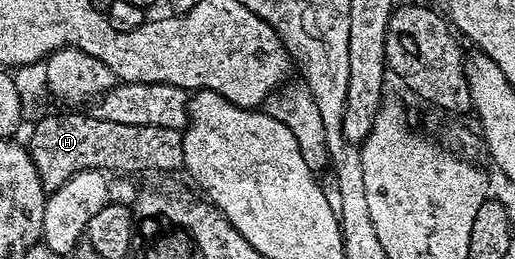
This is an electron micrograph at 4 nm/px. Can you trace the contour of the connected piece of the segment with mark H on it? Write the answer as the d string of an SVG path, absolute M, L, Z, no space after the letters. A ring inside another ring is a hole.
M92 114L49 115L37 123L33 136L27 142L29 155L39 169L39 181L46 193L59 189L80 171L122 171L133 175L136 171L178 171L185 166L183 161L183 134L175 129L163 129L159 125L119 125L119 121L94 119Z

